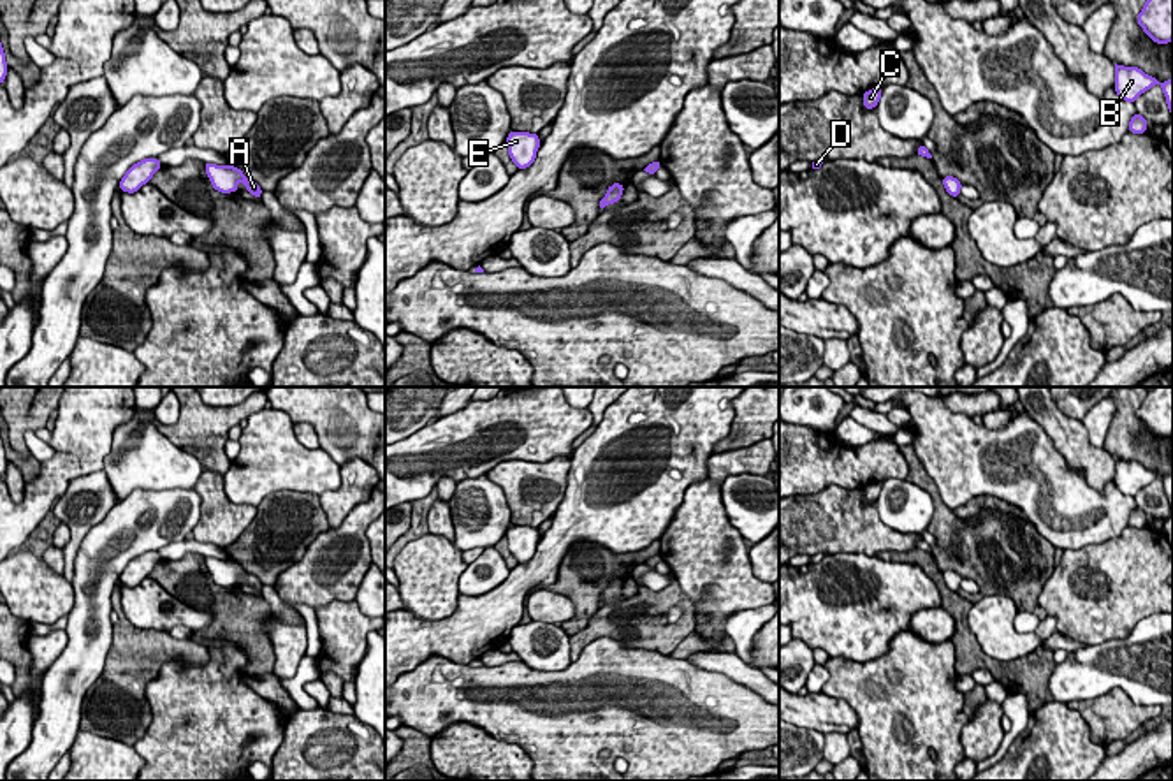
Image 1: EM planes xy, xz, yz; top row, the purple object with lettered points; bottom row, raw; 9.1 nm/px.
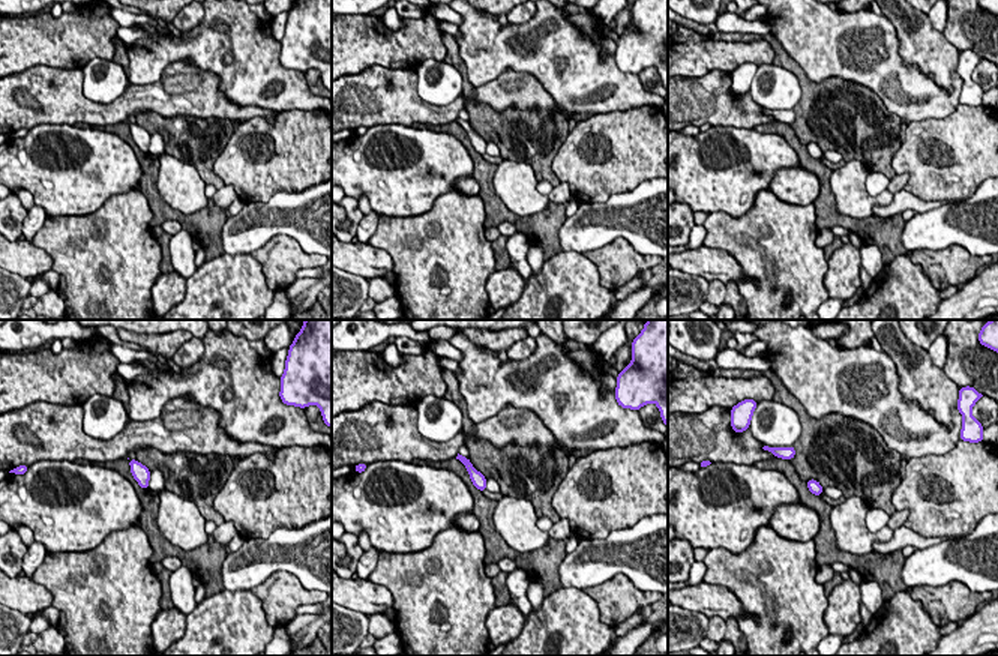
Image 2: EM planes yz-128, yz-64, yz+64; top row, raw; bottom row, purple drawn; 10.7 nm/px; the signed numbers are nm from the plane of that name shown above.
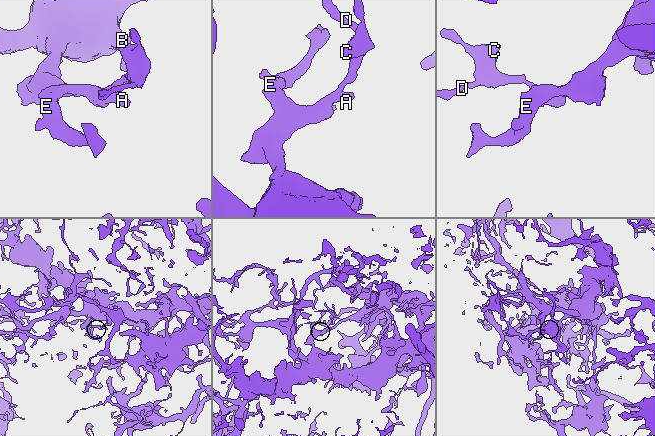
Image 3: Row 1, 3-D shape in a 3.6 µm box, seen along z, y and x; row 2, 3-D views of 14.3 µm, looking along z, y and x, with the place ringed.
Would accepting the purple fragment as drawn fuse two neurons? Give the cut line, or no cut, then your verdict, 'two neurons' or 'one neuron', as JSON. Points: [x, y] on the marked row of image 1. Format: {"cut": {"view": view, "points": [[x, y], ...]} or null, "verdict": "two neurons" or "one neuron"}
{"cut": null, "verdict": "one neuron"}

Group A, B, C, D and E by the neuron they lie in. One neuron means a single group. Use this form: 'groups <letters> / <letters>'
groups A B C D E

